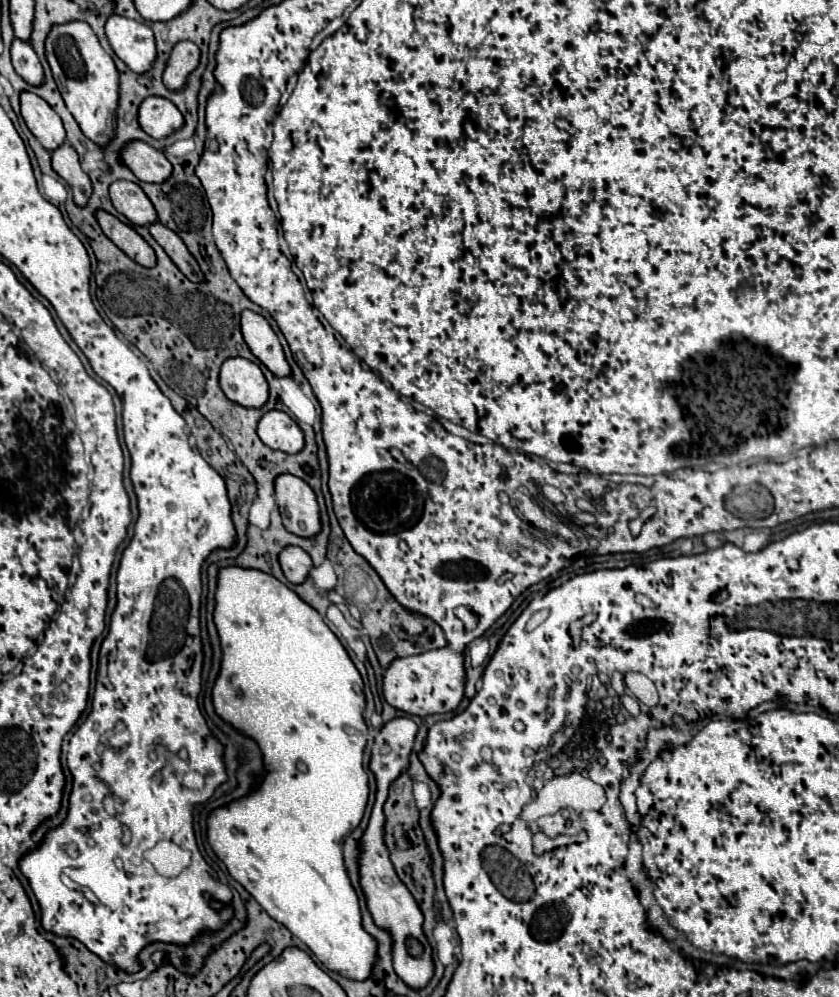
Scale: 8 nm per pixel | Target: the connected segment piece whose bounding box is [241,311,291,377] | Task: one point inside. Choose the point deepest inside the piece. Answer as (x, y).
(262, 341)

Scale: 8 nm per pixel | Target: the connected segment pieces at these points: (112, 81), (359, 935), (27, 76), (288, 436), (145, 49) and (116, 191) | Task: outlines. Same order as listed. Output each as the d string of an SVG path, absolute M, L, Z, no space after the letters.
M85 21L55 25L45 41L45 51L63 101L83 135L95 145L107 147L115 137L115 113L119 103L119 71L113 59L99 45L97 35Z
M241 567L221 569L215 601L217 601L217 607L215 607L213 619L215 619L219 637L221 637L223 661L221 661L221 673L213 687L213 705L221 719L225 719L227 723L231 723L233 727L237 727L239 731L243 731L245 735L253 737L259 743L259 747L265 755L265 767L269 773L257 791L249 793L247 797L243 797L239 801L233 801L225 809L217 809L211 813L211 817L207 821L209 845L215 851L215 855L225 863L229 875L235 881L239 881L257 899L257 903L269 913L269 917L273 917L275 921L285 925L295 937L299 937L329 971L335 971L353 981L365 981L371 975L371 969L375 967L375 961L377 961L377 941L361 925L359 897L351 885L347 867L343 863L345 837L351 835L353 829L361 823L365 807L367 807L367 799L369 799L369 777L363 767L363 749L367 743L367 725L363 719L363 711L365 711L363 679L361 679L357 667L353 665L349 653L341 645L341 641L325 625L323 617L311 605L307 605L297 593L293 593L285 583L271 577L269 573L259 573L257 569L241 569Z
M15 39L11 45L11 59L15 71L29 83L29 85L41 85L43 83L43 67L37 57L37 53L31 49L29 43Z
M267 411L259 421L257 433L267 447L283 453L299 453L305 447L301 427L285 411Z
M111 15L105 25L107 39L115 55L135 73L147 73L157 57L155 37L149 25Z
M115 181L109 187L111 201L115 209L125 215L133 225L149 227L157 223L157 213L155 207L151 205L149 197L143 193L143 189L137 183L131 181Z

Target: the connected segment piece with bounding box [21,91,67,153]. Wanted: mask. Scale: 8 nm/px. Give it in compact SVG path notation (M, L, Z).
M21 93L21 115L29 131L39 139L39 143L51 153L61 147L67 139L61 117L35 93Z

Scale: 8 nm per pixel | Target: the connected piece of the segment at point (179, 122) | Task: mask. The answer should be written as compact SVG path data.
M147 97L139 107L141 129L153 139L165 139L185 125L181 111L163 97Z

